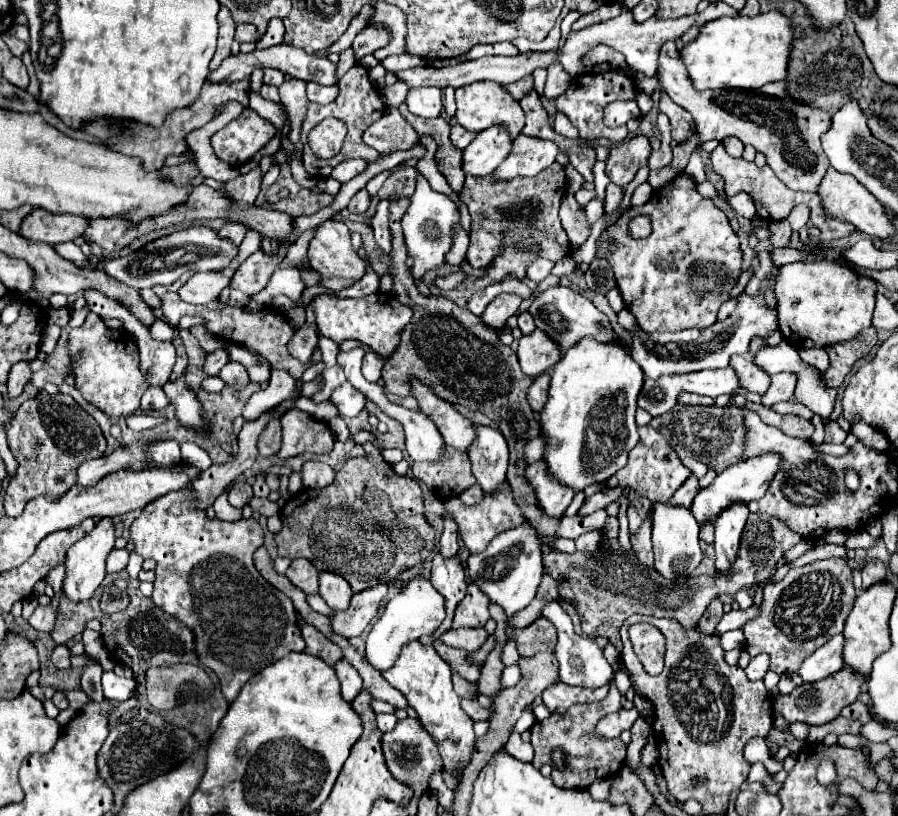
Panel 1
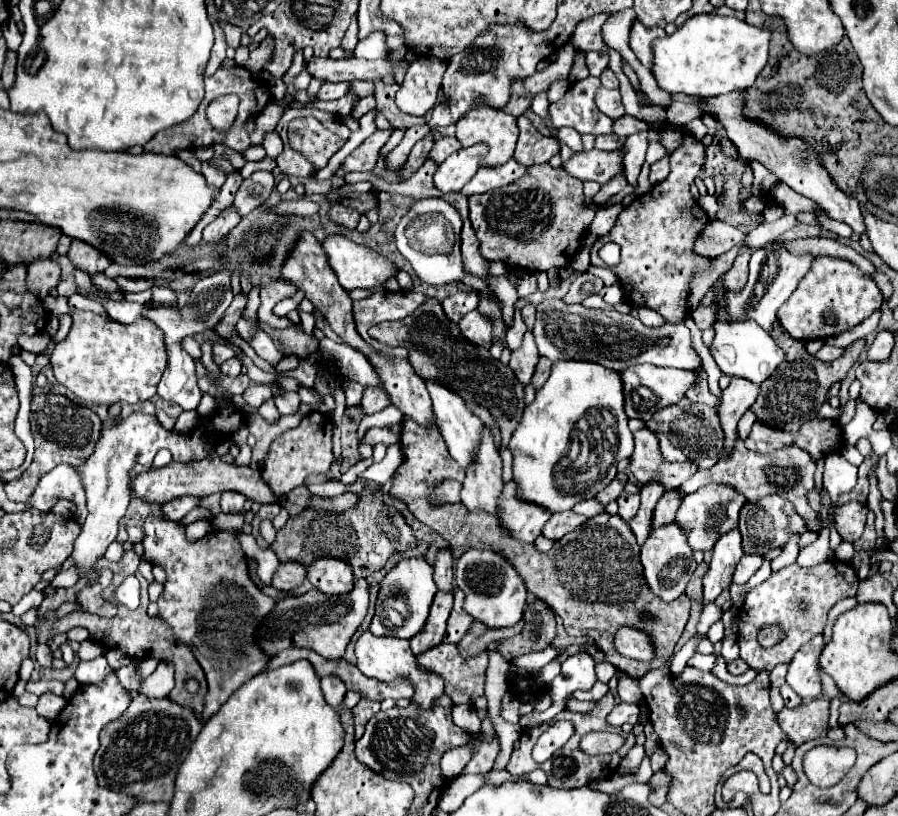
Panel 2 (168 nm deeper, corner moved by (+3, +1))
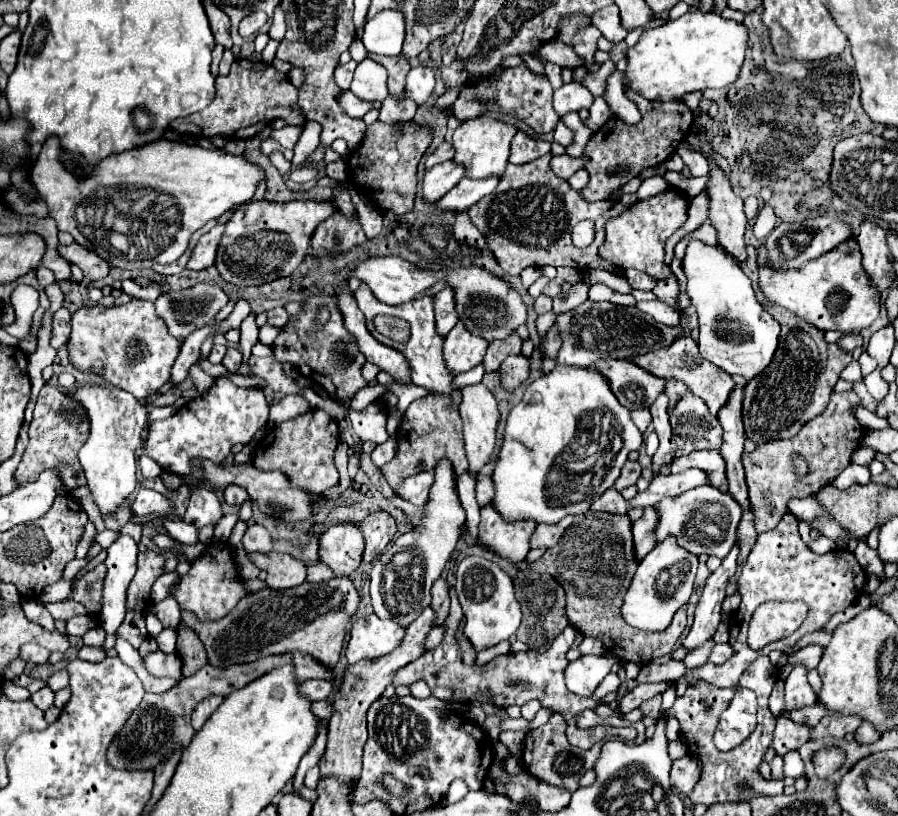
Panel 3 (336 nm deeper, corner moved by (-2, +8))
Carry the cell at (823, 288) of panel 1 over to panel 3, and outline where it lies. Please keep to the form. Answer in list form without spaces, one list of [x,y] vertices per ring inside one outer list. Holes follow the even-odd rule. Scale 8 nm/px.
[[[847,240],[847,244],[839,244],[831,252],[805,262],[795,270],[773,270],[761,266],[761,260],[767,260],[767,248],[757,248],[757,264],[759,264],[759,288],[765,298],[781,308],[787,308],[801,316],[803,320],[815,324],[819,330],[839,330],[843,334],[853,330],[863,330],[871,326],[871,322],[879,314],[879,296],[871,292],[867,284],[867,276],[863,276],[859,244],[857,240]]]

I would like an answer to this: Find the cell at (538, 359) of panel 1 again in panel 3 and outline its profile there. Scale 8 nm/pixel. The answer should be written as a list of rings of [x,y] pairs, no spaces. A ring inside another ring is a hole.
[[[521,354],[519,356],[509,356],[501,364],[499,374],[501,374],[501,386],[507,392],[513,392],[519,384],[523,384],[529,378],[529,360]]]

